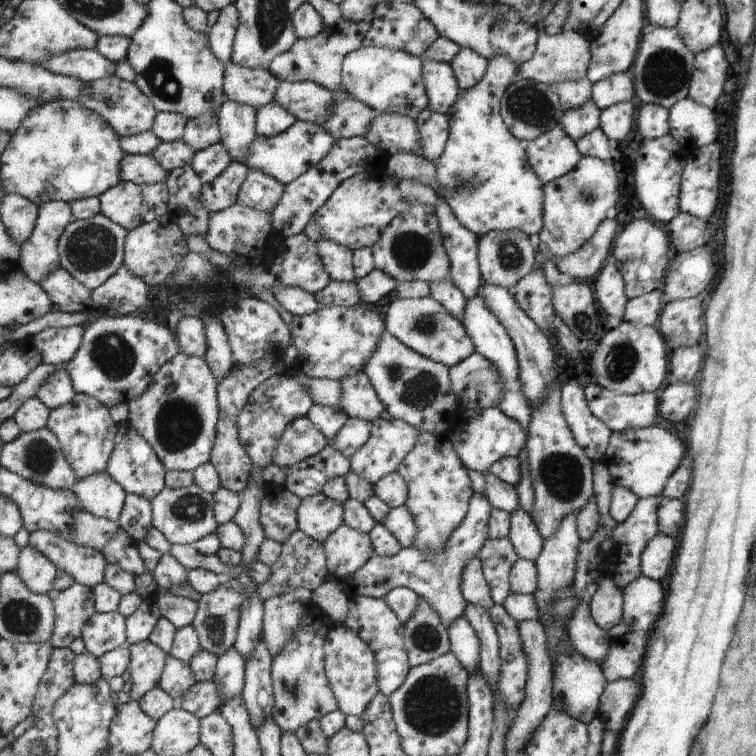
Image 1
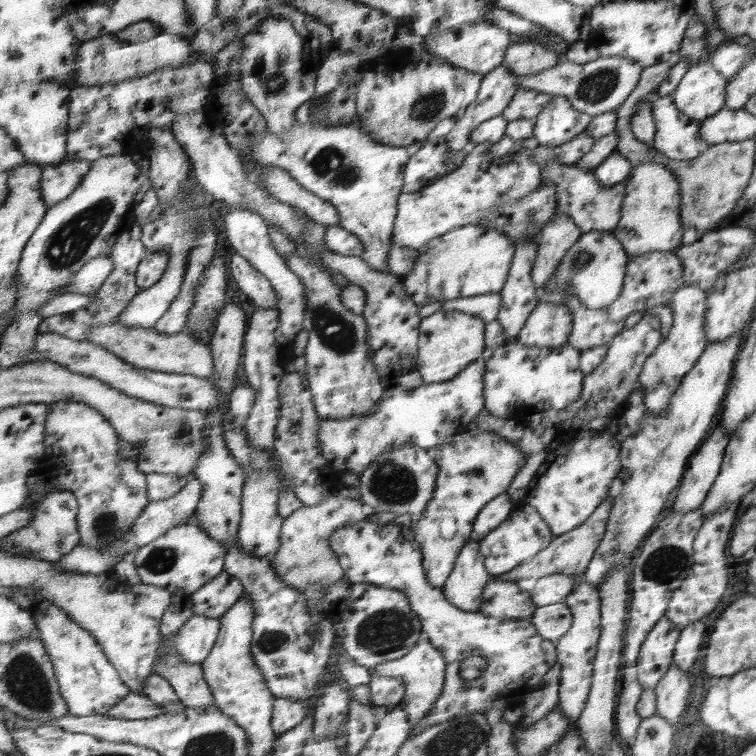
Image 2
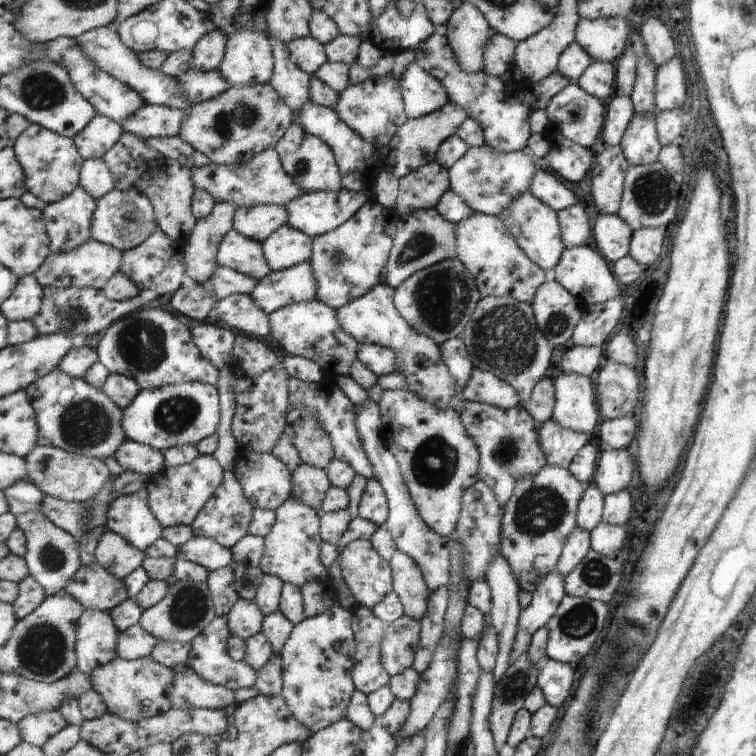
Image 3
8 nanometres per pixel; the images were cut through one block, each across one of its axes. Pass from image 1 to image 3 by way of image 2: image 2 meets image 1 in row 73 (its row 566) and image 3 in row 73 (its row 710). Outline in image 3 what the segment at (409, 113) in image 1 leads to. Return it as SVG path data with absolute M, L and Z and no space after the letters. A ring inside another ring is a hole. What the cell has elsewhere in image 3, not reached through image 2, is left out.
M432 33L422 44L414 49L415 61L435 76L447 89L450 102L459 104L470 119L479 121L486 135L486 143L503 153L518 152L526 146L526 140L530 139L530 106L526 108L524 103L531 103L530 97L516 99L516 94L508 92L508 83L488 75L484 70L475 73L467 73L456 64L451 45L445 35Z

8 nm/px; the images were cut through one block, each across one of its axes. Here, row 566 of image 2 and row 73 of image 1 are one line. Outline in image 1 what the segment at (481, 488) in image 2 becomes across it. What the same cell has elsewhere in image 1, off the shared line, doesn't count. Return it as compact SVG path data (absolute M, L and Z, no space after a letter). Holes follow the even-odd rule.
M422 59L422 65L430 109L445 114L456 102L460 91L452 67L448 63L430 59Z

